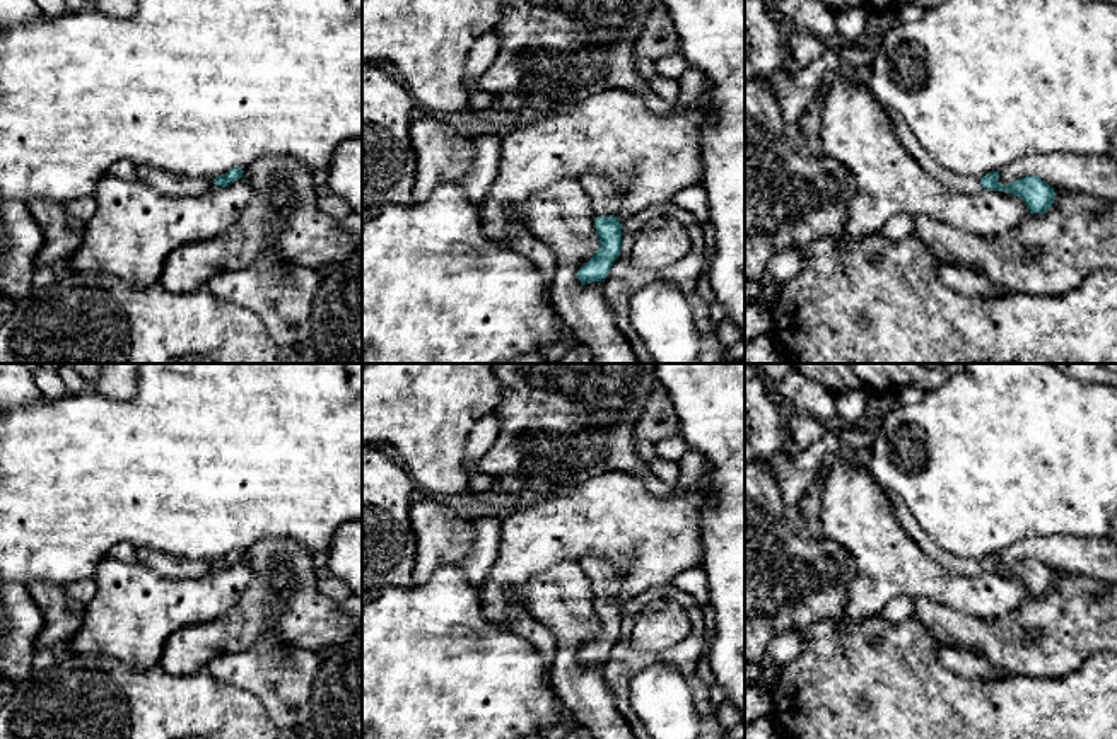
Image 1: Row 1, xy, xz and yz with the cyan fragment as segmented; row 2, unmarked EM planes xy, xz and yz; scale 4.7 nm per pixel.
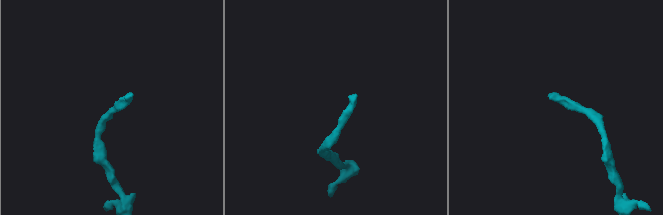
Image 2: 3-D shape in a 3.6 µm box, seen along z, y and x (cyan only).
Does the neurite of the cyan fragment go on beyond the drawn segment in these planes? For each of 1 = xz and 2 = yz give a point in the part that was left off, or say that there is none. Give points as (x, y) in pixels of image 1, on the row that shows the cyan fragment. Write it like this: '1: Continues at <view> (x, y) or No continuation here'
1: Continues at xz (605, 202)
2: Continues at yz (950, 180)

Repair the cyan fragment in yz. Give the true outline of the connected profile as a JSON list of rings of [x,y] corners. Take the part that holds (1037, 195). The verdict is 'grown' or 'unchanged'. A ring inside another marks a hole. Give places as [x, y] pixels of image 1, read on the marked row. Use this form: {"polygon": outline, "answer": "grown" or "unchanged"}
{"polygon": [[[885,108],[885,111],[897,138],[902,142],[905,150],[929,176],[933,176],[944,188],[956,189],[960,193],[979,193],[982,188],[1011,193],[1025,201],[1030,213],[1045,213],[1052,207],[1056,200],[1054,188],[1042,181],[1038,176],[1025,176],[1008,186],[1003,186],[999,181],[999,171],[987,172],[980,179],[951,172],[950,169],[938,164],[924,150],[912,130],[907,126],[905,119],[897,111],[890,108]]], "answer": "grown"}

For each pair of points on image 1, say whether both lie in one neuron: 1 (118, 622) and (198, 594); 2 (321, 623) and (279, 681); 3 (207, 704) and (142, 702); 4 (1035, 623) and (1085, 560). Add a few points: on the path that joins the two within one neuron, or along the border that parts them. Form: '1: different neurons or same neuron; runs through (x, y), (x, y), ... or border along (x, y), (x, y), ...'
1: same neuron; runs through (139, 610), (178, 606)
2: different neurons; border along (263, 635), (277, 634), (287, 644), (316, 654)
3: same neuron; runs through (192, 704), (157, 704)
4: different neurons; border along (1054, 569), (1064, 574), (1087, 574), (1099, 579)

